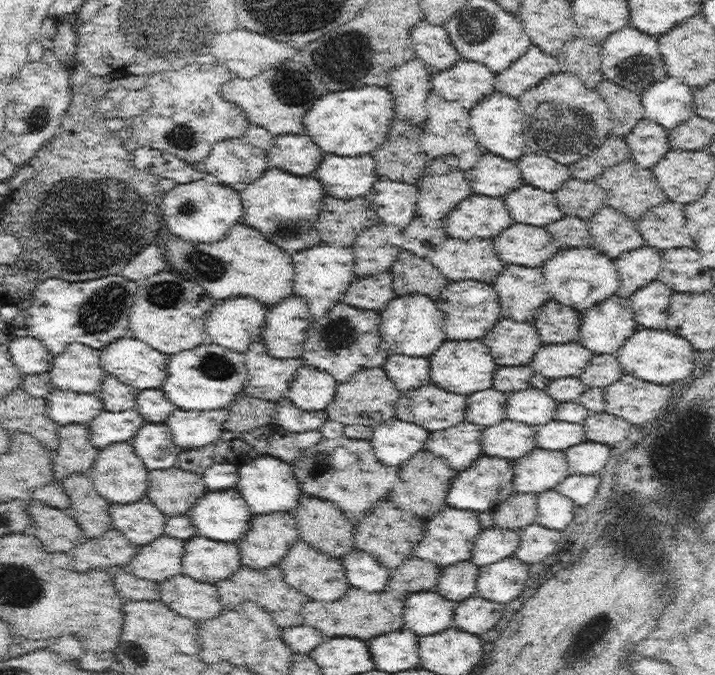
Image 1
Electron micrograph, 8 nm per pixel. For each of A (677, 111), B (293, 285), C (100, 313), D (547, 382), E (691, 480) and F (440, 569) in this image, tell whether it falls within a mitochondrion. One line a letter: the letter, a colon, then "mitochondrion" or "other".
A: other
B: other
C: mitochondrion
D: other
E: mitochondrion
F: other

